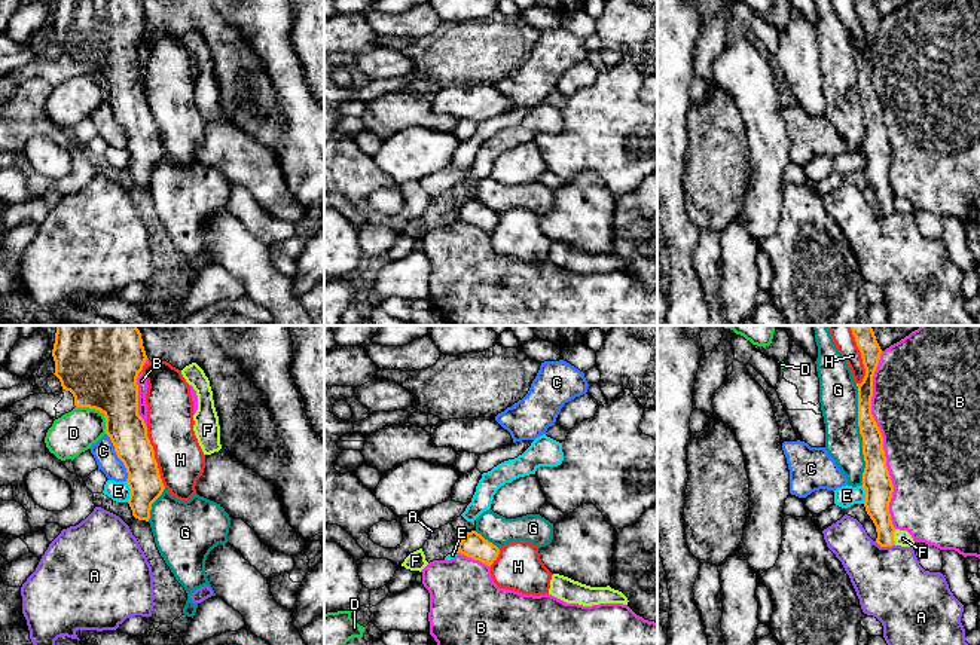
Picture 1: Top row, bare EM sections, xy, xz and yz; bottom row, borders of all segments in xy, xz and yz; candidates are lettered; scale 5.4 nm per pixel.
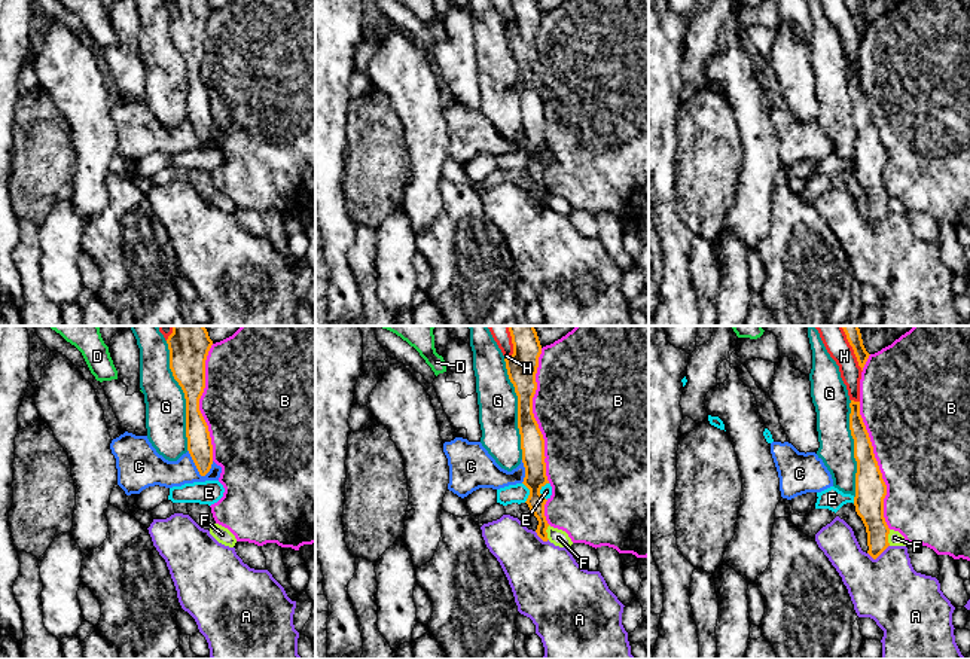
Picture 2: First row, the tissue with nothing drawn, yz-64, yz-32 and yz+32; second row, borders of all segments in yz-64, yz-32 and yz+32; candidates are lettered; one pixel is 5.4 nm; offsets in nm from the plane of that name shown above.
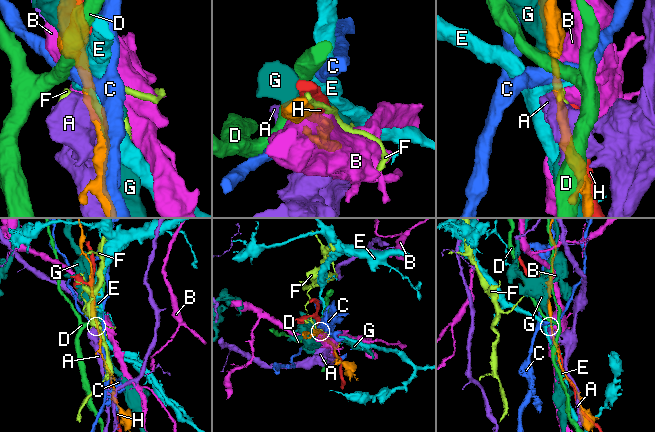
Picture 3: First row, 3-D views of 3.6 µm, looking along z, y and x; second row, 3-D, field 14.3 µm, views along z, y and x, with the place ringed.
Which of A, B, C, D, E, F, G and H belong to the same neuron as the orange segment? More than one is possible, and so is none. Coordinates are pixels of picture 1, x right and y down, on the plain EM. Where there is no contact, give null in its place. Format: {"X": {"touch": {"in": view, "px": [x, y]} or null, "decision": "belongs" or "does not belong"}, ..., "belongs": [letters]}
{"A": {"touch": {"in": "yz", "px": [885, 213]}, "decision": "does not belong"}, "B": {"touch": {"in": "yz", "px": [882, 107]}, "decision": "does not belong"}, "C": {"touch": {"in": "xy", "px": [118, 124]}, "decision": "does not belong"}, "D": {"touch": {"in": "xy", "px": [98, 76]}, "decision": "does not belong"}, "E": {"touch": {"in": "xy", "px": [131, 159]}, "decision": "does not belong"}, "F": {"touch": {"in": "yz", "px": [893, 204]}, "decision": "does not belong"}, "G": {"touch": {"in": "yz", "px": [860, 100]}, "decision": "does not belong"}, "H": {"touch": {"in": "xy", "px": [153, 124]}, "decision": "does not belong"}, "belongs": []}

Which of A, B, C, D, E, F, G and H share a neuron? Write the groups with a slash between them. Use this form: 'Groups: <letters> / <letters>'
Groups: A / B / C / D / E / F / G / H

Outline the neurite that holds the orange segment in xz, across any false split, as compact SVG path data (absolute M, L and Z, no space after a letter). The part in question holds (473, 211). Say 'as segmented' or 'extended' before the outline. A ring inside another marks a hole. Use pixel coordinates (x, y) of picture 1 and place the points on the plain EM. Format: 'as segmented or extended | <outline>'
as segmented | M471 198L460 208L458 220L491 233L497 227L500 215Z

